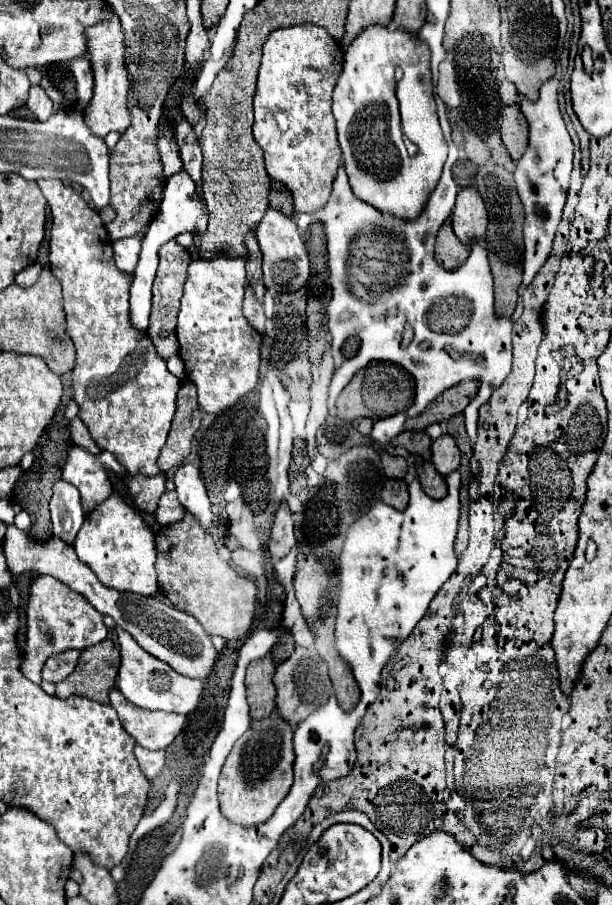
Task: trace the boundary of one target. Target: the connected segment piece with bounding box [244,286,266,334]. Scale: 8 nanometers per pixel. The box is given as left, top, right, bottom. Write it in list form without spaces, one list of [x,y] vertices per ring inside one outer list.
[[[250,286],[246,288],[246,296],[244,296],[244,316],[250,322],[250,326],[254,326],[260,334],[264,332],[264,322],[266,322],[264,306],[256,300],[254,290]]]

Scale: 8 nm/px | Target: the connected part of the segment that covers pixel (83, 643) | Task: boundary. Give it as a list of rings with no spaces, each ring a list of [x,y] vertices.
[[[36,576],[30,582],[30,600],[28,600],[28,640],[26,640],[26,654],[22,670],[24,674],[40,684],[40,670],[46,658],[60,654],[64,650],[84,650],[108,636],[108,628],[104,624],[104,614],[100,614],[82,594],[72,592],[66,584],[58,582],[52,576]]]

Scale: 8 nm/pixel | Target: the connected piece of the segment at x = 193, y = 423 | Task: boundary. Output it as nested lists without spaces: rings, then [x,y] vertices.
[[[182,380],[172,428],[158,458],[162,472],[170,472],[172,468],[180,466],[184,458],[190,454],[190,444],[194,440],[196,430],[200,428],[200,420],[202,416],[200,406],[196,402],[196,386],[190,380]]]

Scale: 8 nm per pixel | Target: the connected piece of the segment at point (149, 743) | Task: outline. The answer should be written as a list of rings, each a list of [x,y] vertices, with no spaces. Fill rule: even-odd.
[[[116,686],[110,690],[110,706],[114,706],[114,710],[118,712],[124,730],[148,750],[162,750],[172,744],[186,720],[184,714],[138,708],[124,700],[122,692],[118,692]]]

